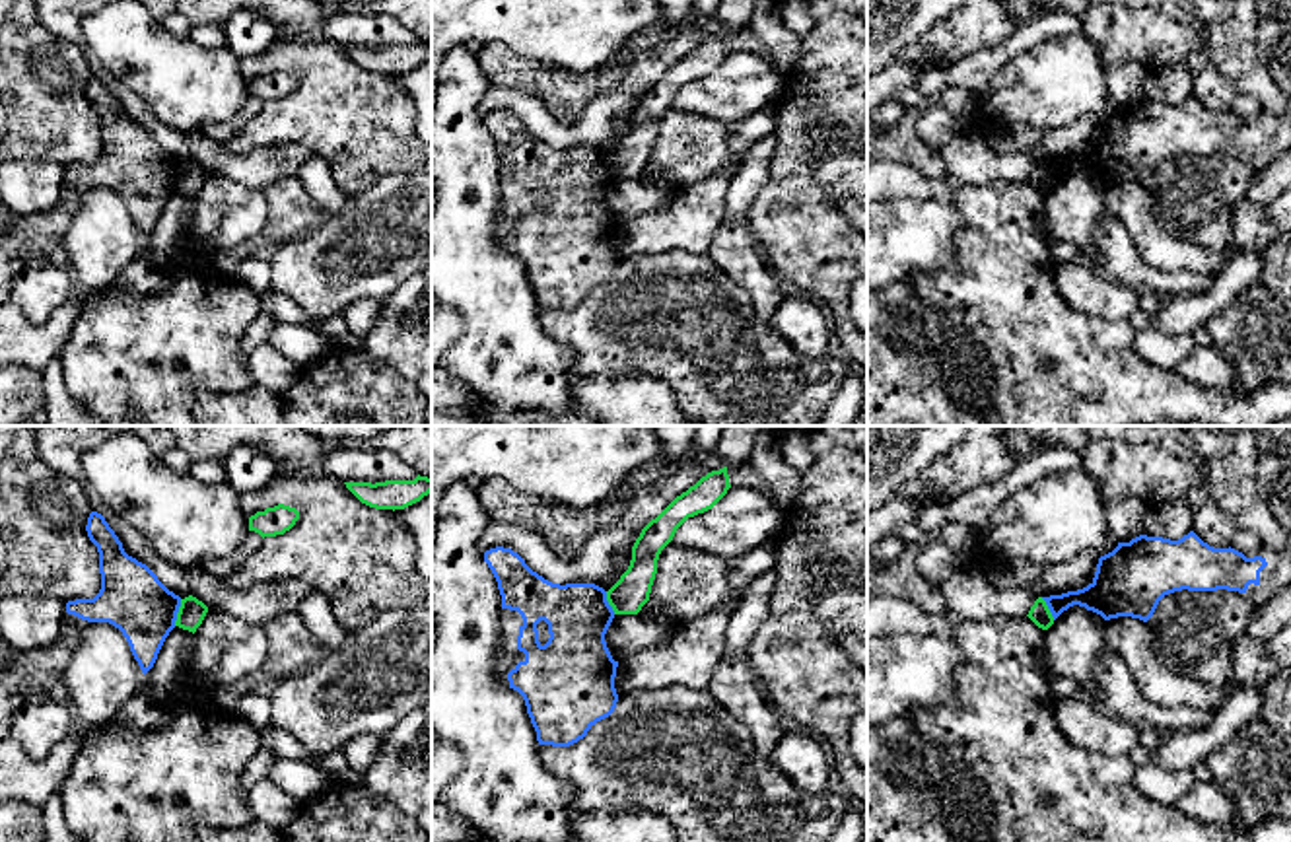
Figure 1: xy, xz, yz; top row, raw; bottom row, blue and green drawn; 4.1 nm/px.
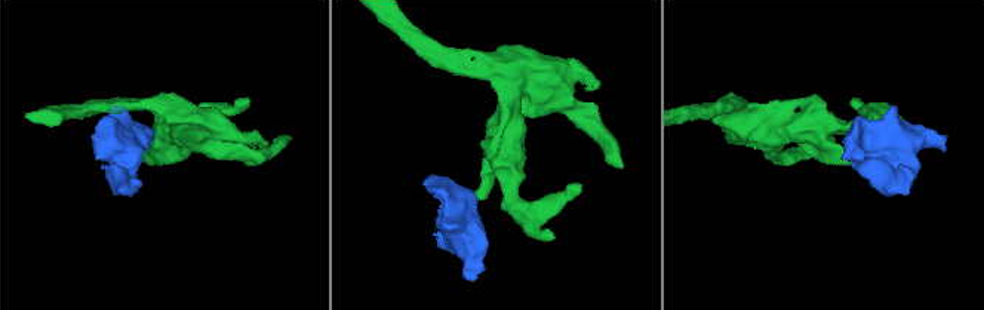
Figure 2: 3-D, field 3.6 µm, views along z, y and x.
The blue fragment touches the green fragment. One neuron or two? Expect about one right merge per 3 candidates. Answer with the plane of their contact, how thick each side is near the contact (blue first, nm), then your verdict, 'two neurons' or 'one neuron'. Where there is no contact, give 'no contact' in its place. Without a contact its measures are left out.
xy | 280/110 nm | two neurons

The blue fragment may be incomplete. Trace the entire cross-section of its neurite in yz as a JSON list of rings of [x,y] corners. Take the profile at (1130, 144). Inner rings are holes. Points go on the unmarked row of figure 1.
[[[1194,95],[1178,105],[1139,99],[1100,121],[1093,146],[1077,156],[1042,161],[1054,185],[1073,169],[1104,185],[1132,181],[1147,187],[1159,165],[1174,156],[1239,156],[1260,150],[1266,123],[1213,113]]]

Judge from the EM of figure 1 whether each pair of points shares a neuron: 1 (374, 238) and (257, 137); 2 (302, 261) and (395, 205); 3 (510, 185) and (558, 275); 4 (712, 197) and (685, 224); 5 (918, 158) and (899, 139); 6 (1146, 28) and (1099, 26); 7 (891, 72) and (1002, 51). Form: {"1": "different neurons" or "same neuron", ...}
{"1": "different neurons", "2": "same neuron", "3": "same neuron", "4": "same neuron", "5": "same neuron", "6": "same neuron", "7": "different neurons"}

